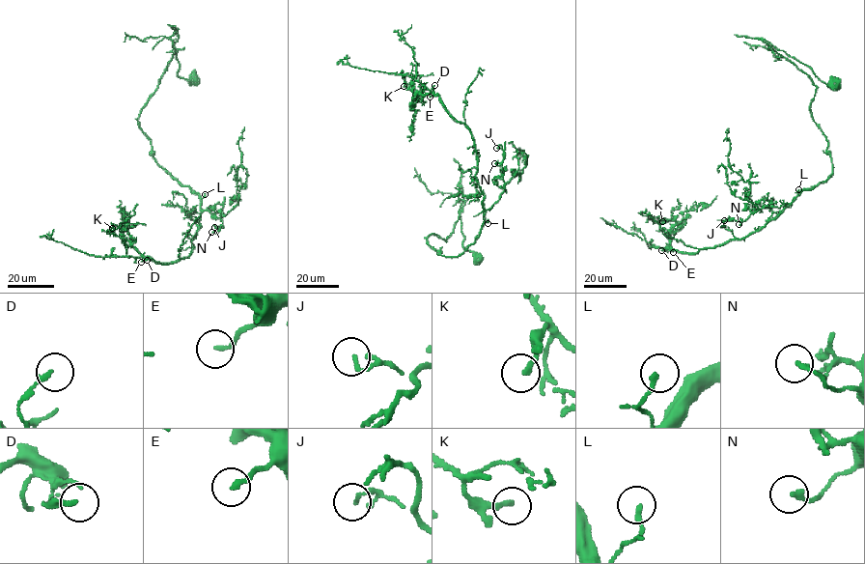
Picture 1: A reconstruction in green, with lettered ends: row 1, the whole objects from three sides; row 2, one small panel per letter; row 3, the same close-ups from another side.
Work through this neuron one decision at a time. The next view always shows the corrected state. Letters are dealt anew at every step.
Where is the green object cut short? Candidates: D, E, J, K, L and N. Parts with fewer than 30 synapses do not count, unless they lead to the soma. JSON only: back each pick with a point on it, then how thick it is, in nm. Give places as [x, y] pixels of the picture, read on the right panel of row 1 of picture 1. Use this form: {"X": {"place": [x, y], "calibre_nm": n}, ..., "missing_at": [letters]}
{"missing_at": []}

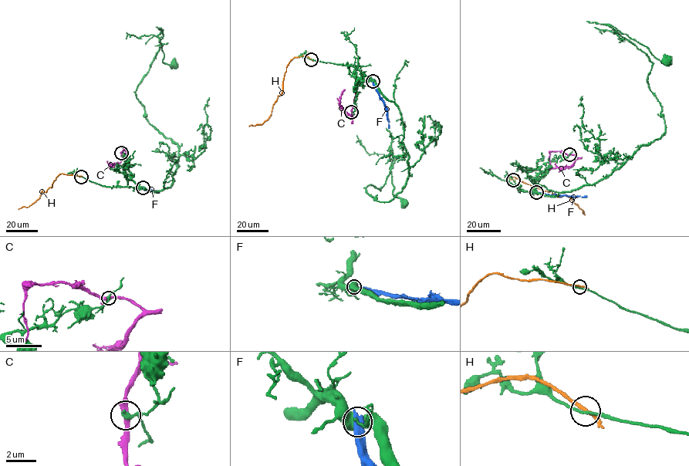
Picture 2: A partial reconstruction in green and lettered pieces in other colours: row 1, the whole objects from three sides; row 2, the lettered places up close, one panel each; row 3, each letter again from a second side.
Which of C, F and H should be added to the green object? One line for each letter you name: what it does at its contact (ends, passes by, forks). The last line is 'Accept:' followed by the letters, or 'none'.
Accept: none

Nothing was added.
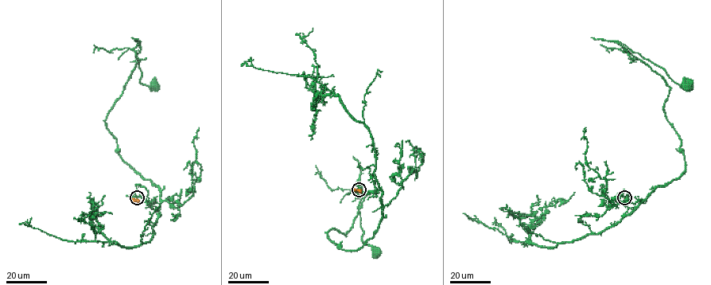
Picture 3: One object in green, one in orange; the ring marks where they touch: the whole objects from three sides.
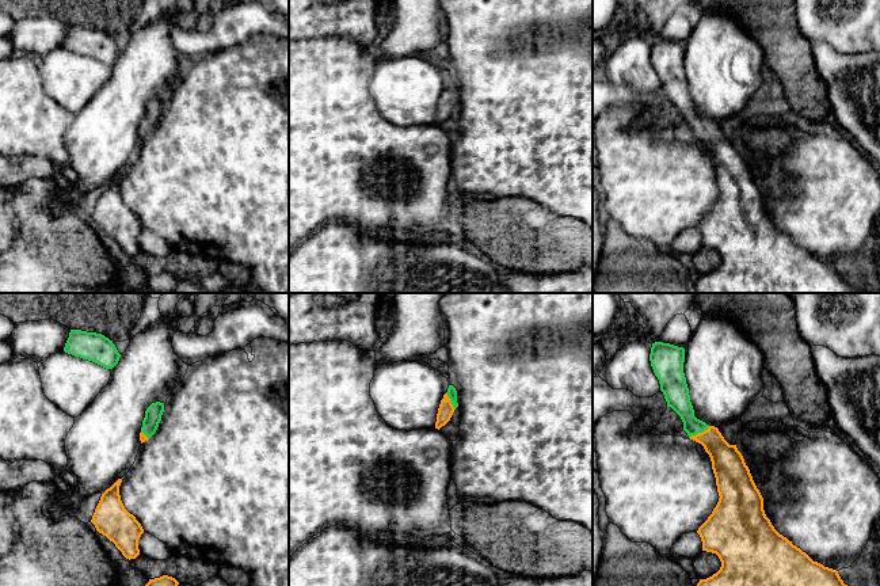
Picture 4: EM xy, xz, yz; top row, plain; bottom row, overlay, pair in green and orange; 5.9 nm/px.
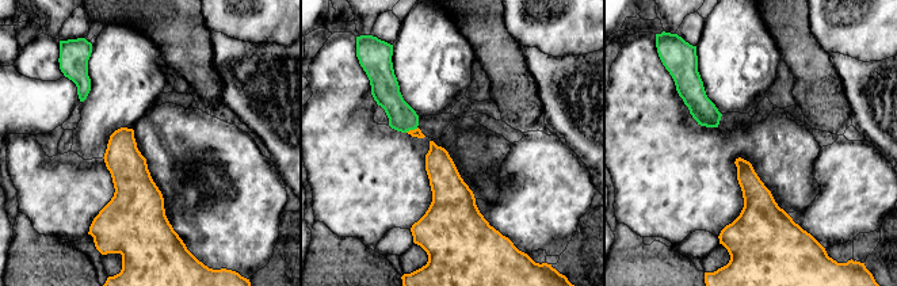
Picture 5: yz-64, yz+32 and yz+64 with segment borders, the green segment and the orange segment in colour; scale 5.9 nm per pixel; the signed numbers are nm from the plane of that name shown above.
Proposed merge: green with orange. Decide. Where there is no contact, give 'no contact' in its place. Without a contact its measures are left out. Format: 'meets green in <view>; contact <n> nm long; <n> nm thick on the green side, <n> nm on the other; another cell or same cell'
meets green in yz; contact 140 nm long; 140 nm thick on the green side, 190 nm on the other; same cell

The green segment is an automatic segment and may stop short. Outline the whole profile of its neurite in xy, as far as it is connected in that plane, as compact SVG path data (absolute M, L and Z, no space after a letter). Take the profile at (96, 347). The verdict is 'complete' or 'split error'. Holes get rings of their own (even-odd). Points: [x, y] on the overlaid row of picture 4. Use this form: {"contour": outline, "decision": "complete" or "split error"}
{"contour": "M71 330L64 351L106 369L113 369L121 358L113 340L102 334L81 330Z", "decision": "complete"}

